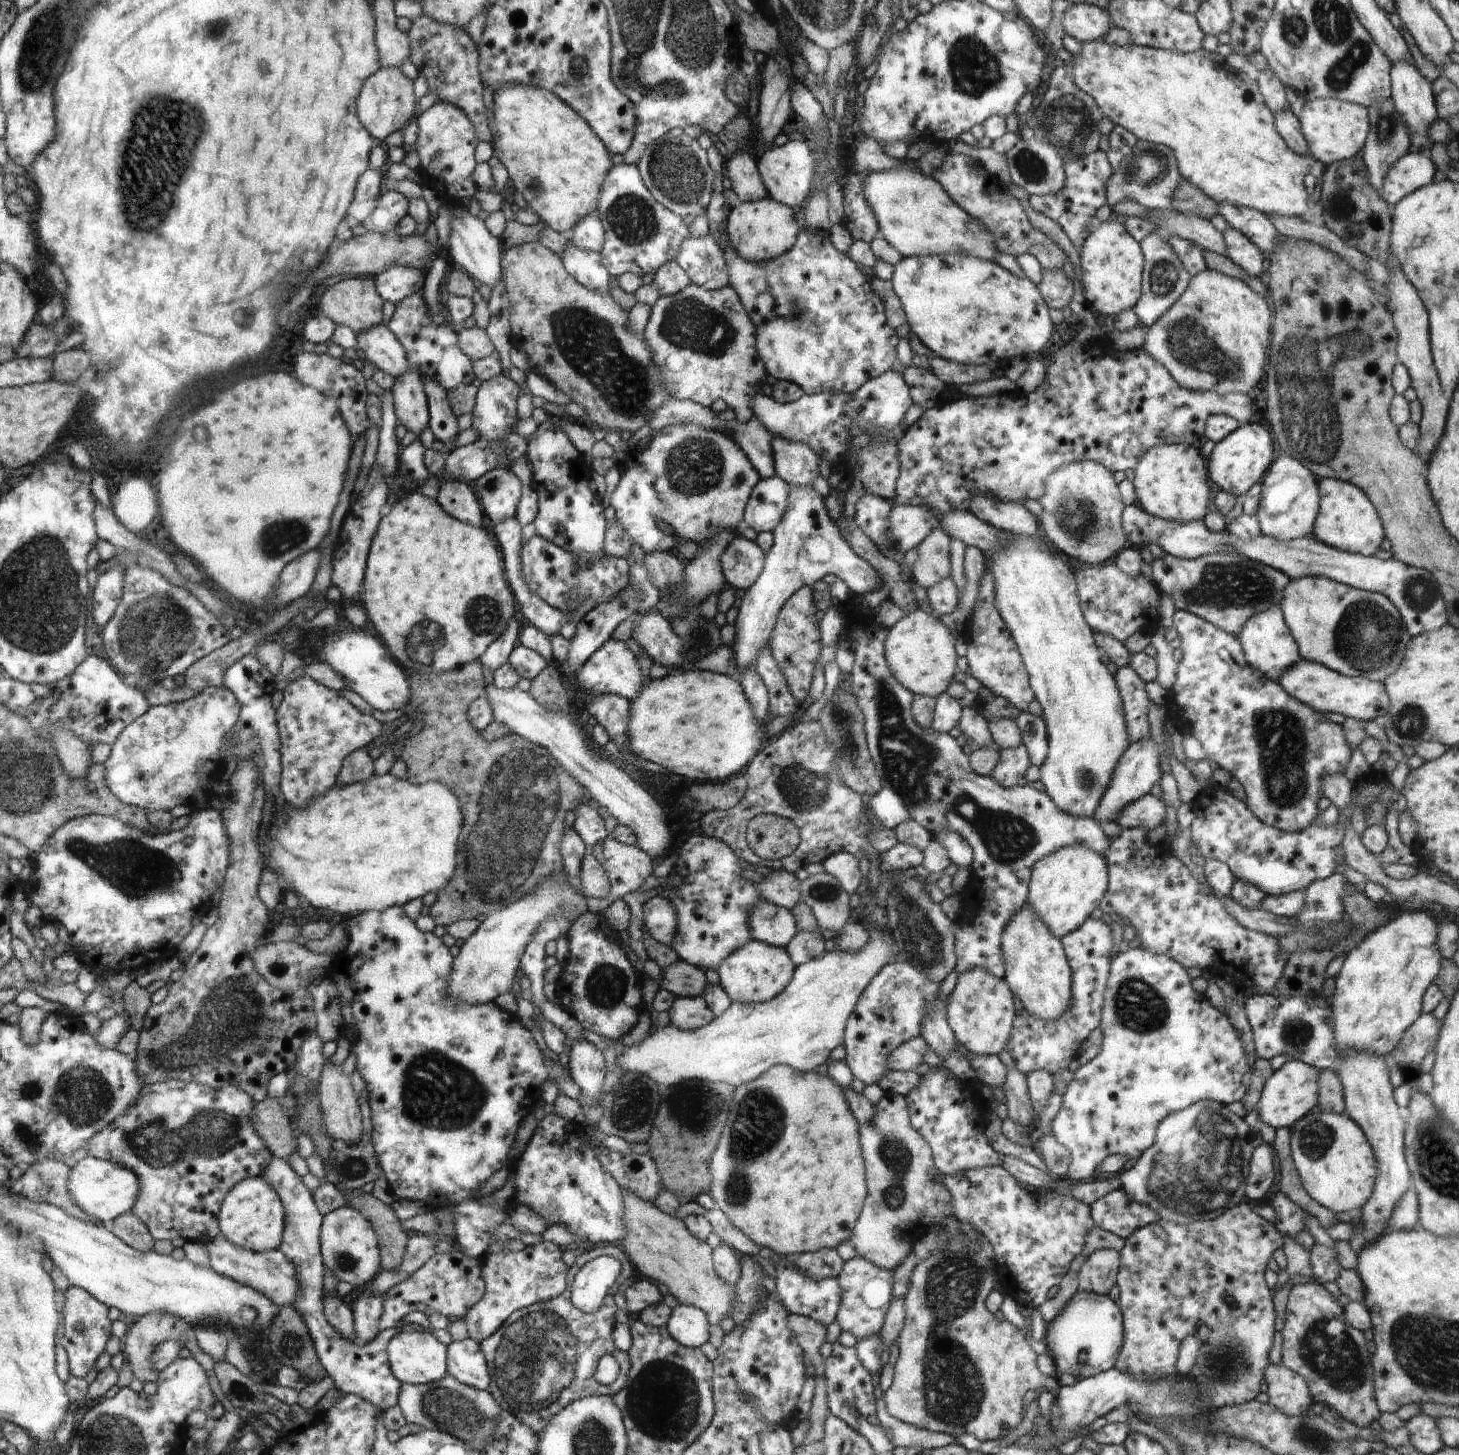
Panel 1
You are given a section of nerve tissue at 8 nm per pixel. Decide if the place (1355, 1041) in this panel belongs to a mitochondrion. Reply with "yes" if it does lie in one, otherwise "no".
no

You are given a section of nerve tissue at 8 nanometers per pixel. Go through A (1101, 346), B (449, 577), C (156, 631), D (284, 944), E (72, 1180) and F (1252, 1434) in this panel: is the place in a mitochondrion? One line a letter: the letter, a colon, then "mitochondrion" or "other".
A: other
B: other
C: mitochondrion
D: other
E: other
F: other

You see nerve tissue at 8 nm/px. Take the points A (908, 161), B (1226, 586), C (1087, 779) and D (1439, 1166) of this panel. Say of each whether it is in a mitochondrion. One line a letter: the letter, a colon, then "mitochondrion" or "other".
A: other
B: mitochondrion
C: mitochondrion
D: mitochondrion

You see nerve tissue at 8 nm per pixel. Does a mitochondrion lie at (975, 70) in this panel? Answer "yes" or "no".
yes

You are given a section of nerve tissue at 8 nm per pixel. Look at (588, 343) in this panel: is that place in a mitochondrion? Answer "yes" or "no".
yes

